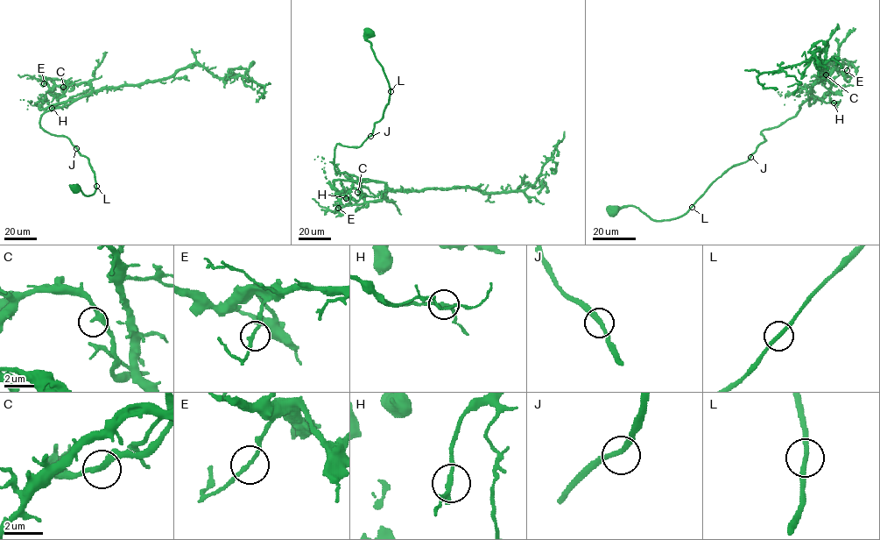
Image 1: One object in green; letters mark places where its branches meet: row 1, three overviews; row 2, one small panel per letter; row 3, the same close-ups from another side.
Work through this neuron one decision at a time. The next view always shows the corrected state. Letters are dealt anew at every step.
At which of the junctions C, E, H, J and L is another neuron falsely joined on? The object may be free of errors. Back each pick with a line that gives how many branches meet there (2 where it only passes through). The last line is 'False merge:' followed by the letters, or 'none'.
False merge: none

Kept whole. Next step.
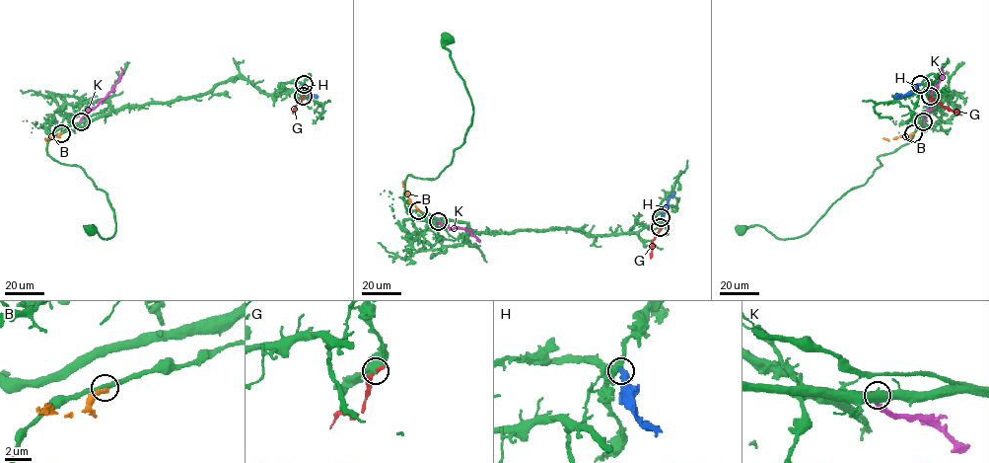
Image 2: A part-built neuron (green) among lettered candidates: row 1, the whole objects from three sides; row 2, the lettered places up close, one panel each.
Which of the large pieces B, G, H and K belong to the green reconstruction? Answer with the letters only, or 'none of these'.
H

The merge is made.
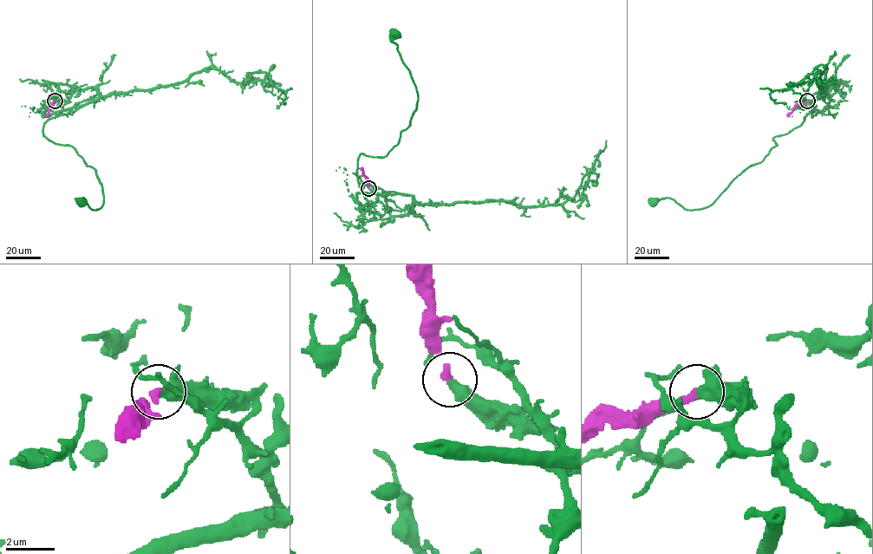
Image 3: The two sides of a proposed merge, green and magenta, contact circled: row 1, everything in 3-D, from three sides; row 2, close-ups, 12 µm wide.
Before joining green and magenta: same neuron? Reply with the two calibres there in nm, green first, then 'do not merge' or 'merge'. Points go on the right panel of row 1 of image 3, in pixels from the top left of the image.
500 nm thick on the green side, 280 nm on the other; merge

